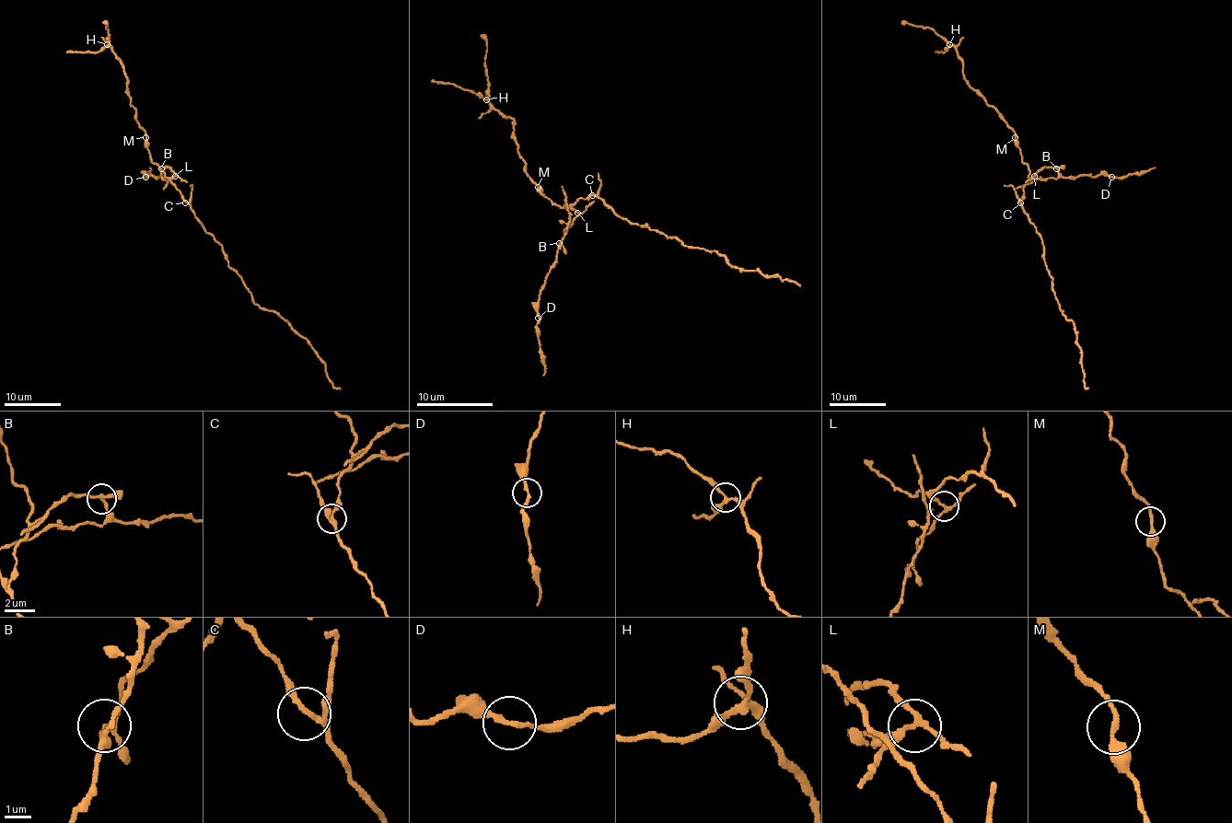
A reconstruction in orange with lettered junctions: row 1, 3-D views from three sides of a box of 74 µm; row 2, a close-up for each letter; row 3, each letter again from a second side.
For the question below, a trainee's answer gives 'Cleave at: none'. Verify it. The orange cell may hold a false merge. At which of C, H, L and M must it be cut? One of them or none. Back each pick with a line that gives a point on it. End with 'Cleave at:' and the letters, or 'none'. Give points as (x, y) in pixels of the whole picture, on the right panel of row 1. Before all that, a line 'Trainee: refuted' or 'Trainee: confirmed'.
Trainee: refuted
L: place (1034, 176)
Cleave at: L

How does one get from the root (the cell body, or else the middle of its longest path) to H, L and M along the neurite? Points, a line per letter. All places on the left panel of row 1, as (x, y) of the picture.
H: (185, 201), (175, 185), (151, 161), (145, 132), (135, 119), (135, 110), (130, 103), (124, 66), (107, 44)
L: (185, 201), (171, 181), (175, 175)
M: (185, 201), (175, 185), (151, 161), (145, 137)

